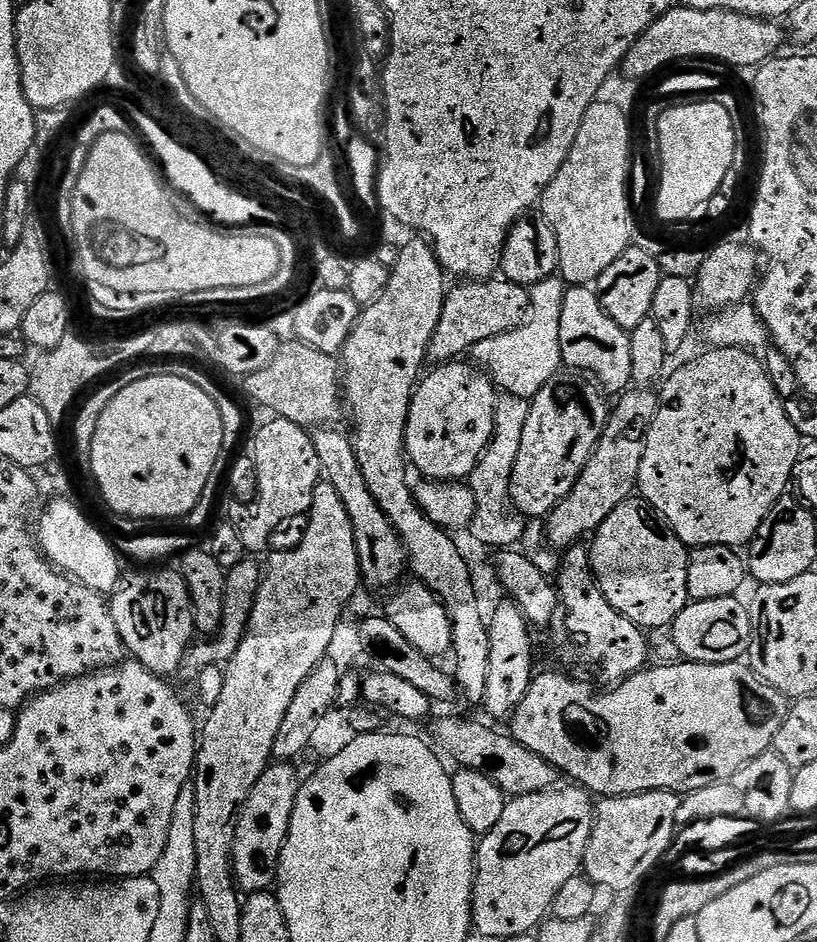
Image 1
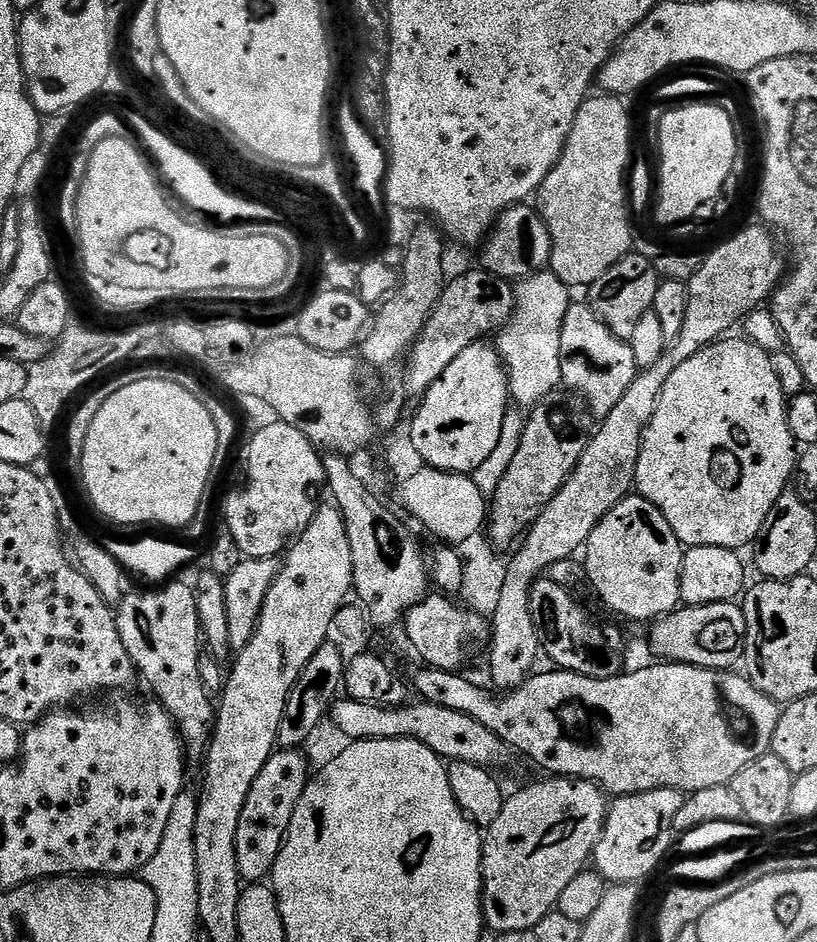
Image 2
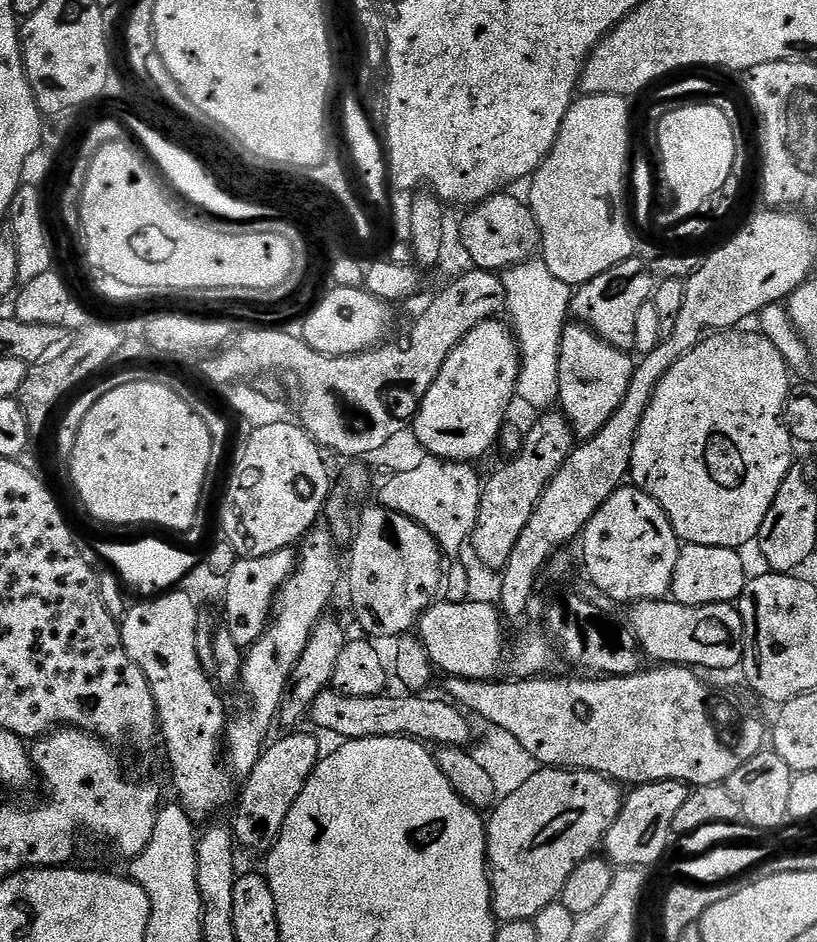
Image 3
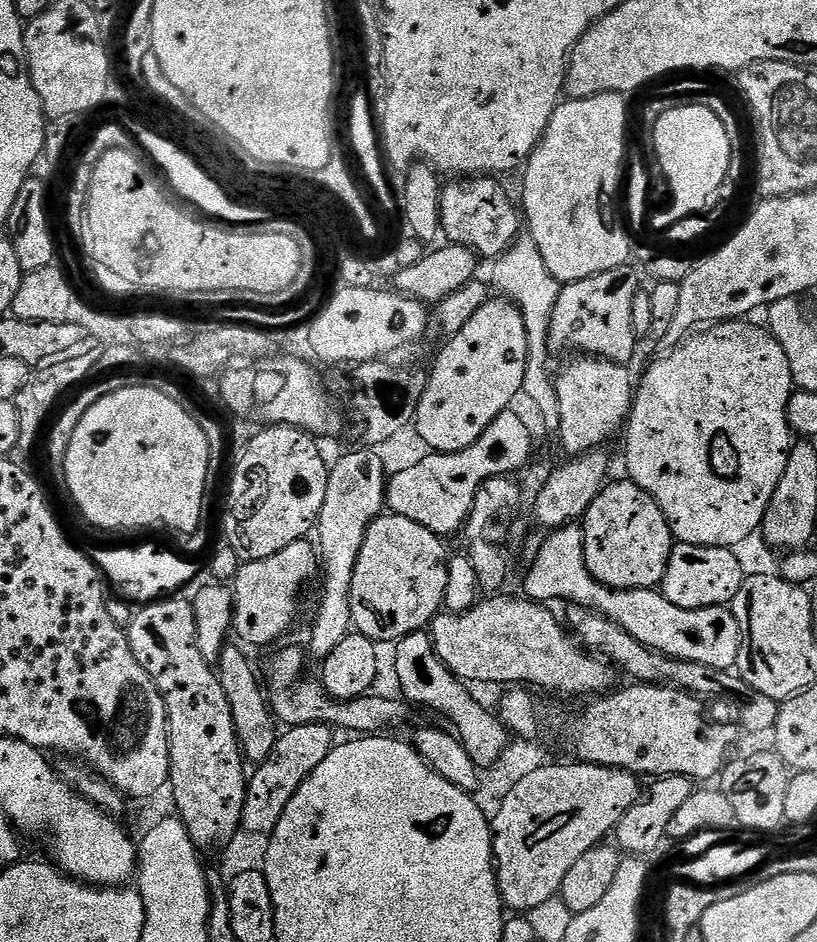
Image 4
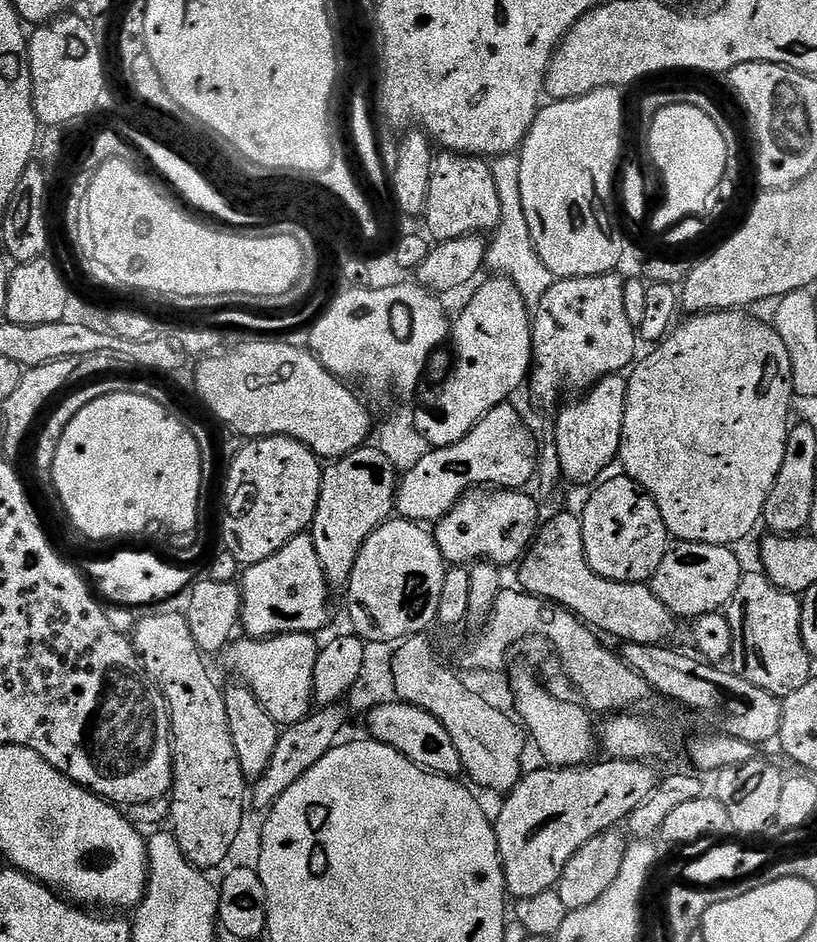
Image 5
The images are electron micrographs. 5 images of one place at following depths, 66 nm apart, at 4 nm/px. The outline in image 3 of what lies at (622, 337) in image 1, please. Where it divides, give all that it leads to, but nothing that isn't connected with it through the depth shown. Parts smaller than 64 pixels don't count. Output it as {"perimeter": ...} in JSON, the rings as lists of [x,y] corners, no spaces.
{"perimeter":[[[579,322],[569,323],[565,327],[558,366],[558,408],[572,427],[573,436],[581,441],[598,434],[598,430],[602,430],[602,426],[614,418],[614,410],[622,406],[622,398],[626,398],[626,390],[630,390],[634,367],[634,360],[628,356],[631,355],[625,349],[610,346]]]}

